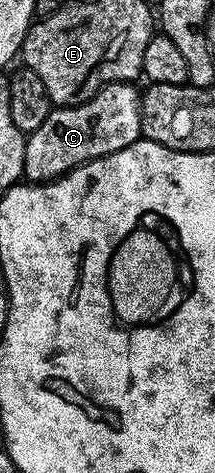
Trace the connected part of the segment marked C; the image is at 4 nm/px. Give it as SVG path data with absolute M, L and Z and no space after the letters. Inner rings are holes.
M108 83L101 90L75 107L57 107L53 109L43 125L27 135L25 141L24 178L31 183L51 183L75 167L81 167L93 159L102 159L104 155L127 149L127 145L142 138L141 133L141 95L133 83Z

